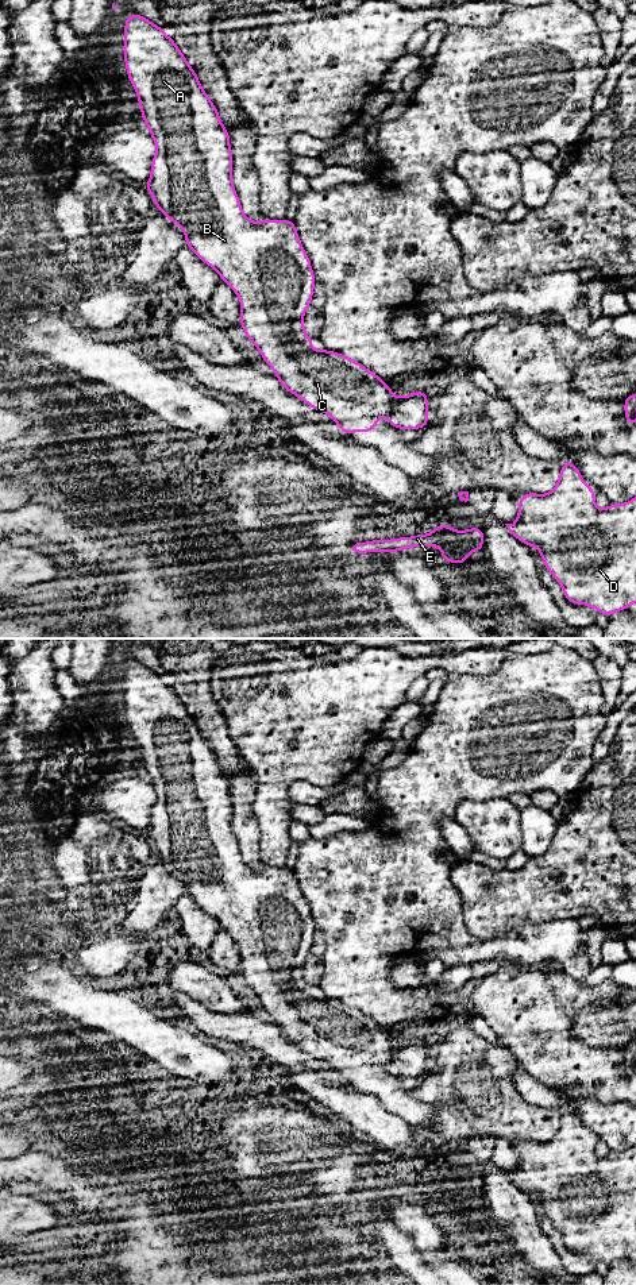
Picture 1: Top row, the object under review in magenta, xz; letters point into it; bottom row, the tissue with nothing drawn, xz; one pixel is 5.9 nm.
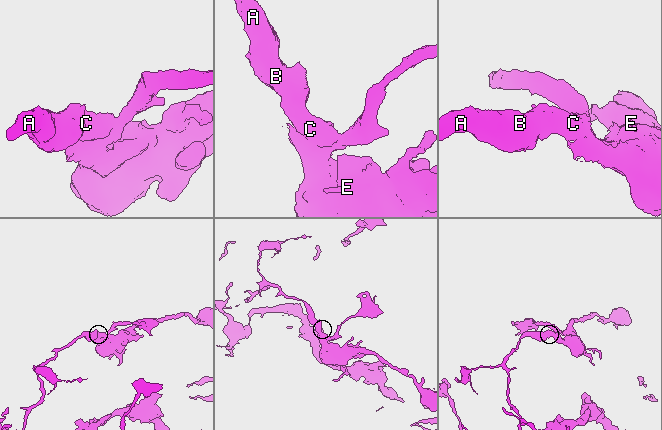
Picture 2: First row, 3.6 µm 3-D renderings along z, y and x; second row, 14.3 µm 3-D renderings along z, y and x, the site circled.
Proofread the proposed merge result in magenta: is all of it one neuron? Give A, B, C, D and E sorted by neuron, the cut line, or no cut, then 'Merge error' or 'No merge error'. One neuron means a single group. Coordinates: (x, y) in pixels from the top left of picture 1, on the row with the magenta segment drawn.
Groups: A B C / D E. Split along xz (396, 398), (393, 411), (388, 416). Merge error

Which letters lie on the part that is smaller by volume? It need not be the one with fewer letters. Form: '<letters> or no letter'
A, B, C

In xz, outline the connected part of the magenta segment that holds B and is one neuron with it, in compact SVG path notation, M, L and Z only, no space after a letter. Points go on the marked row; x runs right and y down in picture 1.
M132 13L124 20L124 62L127 76L138 94L142 119L149 127L157 146L151 161L151 177L146 182L146 190L155 201L155 209L162 212L169 221L181 227L185 234L185 246L205 265L215 269L240 300L240 327L247 341L251 341L261 352L282 385L296 394L312 409L328 413L339 425L342 433L374 432L381 416L393 413L396 397L393 389L379 377L363 367L356 360L329 350L312 348L312 337L304 331L302 317L311 306L316 275L311 267L311 259L305 252L297 234L294 221L270 220L251 221L243 213L238 193L232 185L232 151L230 134L223 126L219 111L203 89L193 67L188 63L174 39L169 38L163 28L140 13Z

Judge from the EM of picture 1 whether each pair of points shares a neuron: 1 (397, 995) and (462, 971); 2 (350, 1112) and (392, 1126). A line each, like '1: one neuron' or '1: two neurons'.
1: two neurons
2: one neuron

